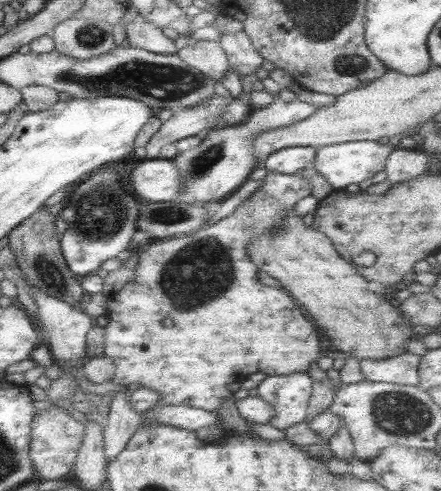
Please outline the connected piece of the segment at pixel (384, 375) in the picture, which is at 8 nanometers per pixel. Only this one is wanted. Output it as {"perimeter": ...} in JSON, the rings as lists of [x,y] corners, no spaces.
{"perimeter":[[[405,352],[400,356],[372,360],[366,358],[360,361],[360,372],[368,382],[387,382],[400,386],[419,386],[420,355]]]}

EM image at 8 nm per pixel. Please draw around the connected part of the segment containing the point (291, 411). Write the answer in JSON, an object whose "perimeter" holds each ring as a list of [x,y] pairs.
{"perimeter":[[[307,372],[269,376],[256,384],[257,396],[273,408],[273,415],[267,423],[278,430],[284,430],[304,422],[312,387],[313,380]]]}

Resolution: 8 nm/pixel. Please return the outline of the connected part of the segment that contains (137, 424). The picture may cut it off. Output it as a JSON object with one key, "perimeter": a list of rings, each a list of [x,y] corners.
{"perimeter":[[[125,390],[116,392],[110,403],[109,413],[107,414],[106,424],[103,426],[103,449],[107,461],[114,460],[125,448],[130,437],[141,427],[143,418],[137,412],[132,410],[128,405],[128,394],[130,391]]]}

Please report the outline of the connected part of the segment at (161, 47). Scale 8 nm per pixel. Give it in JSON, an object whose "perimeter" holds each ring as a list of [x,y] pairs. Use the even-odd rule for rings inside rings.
{"perimeter":[[[130,20],[124,23],[126,44],[156,54],[174,55],[177,52],[174,41],[162,33],[162,29],[144,20]]]}

